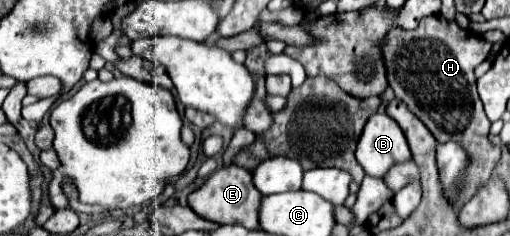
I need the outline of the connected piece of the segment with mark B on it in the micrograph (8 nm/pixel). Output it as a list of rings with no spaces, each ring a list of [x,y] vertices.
[[[374,113],[364,125],[356,159],[370,177],[384,177],[392,165],[408,161],[412,155],[398,123],[386,113]]]

